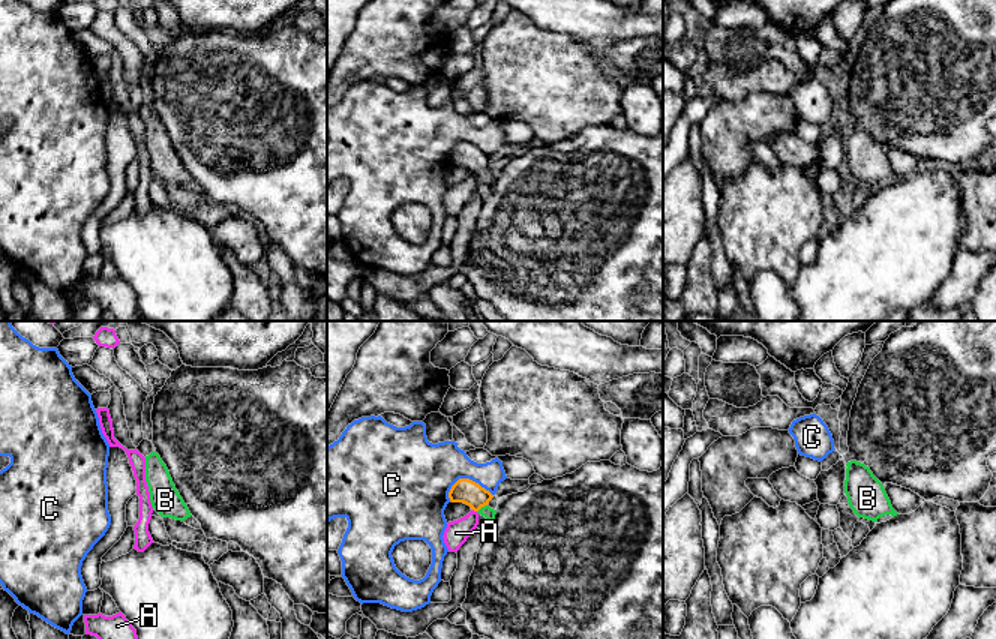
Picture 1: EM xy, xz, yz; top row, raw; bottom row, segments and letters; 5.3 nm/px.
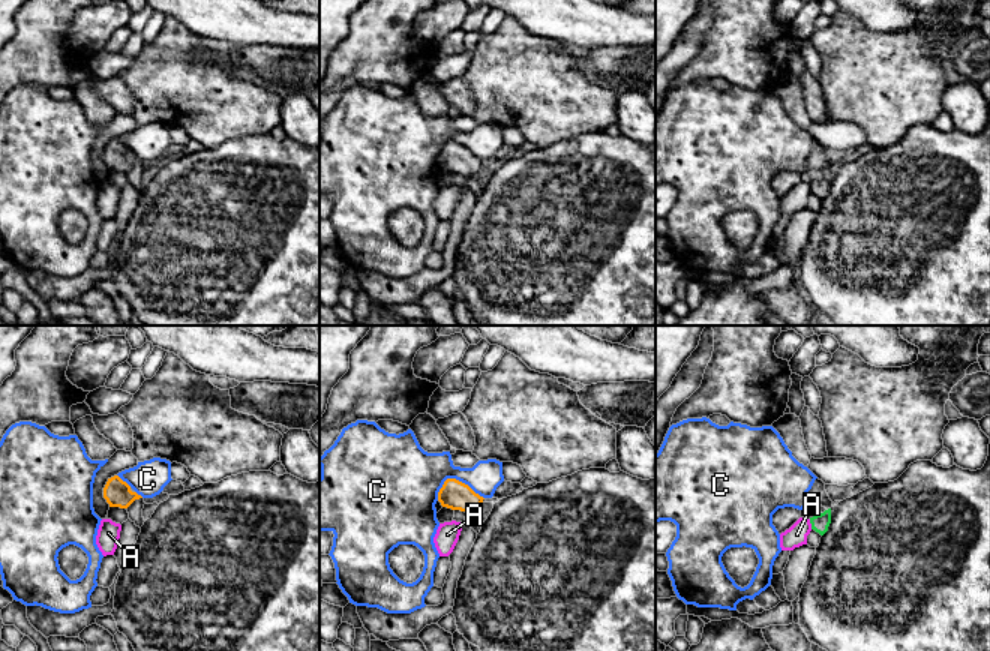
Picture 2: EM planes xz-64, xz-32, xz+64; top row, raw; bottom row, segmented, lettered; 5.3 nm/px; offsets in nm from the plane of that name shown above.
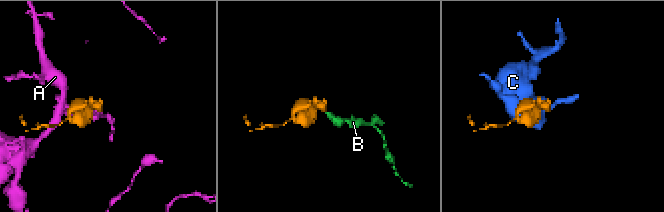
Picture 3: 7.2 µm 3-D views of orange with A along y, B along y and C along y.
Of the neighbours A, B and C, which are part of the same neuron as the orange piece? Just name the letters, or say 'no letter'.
B

